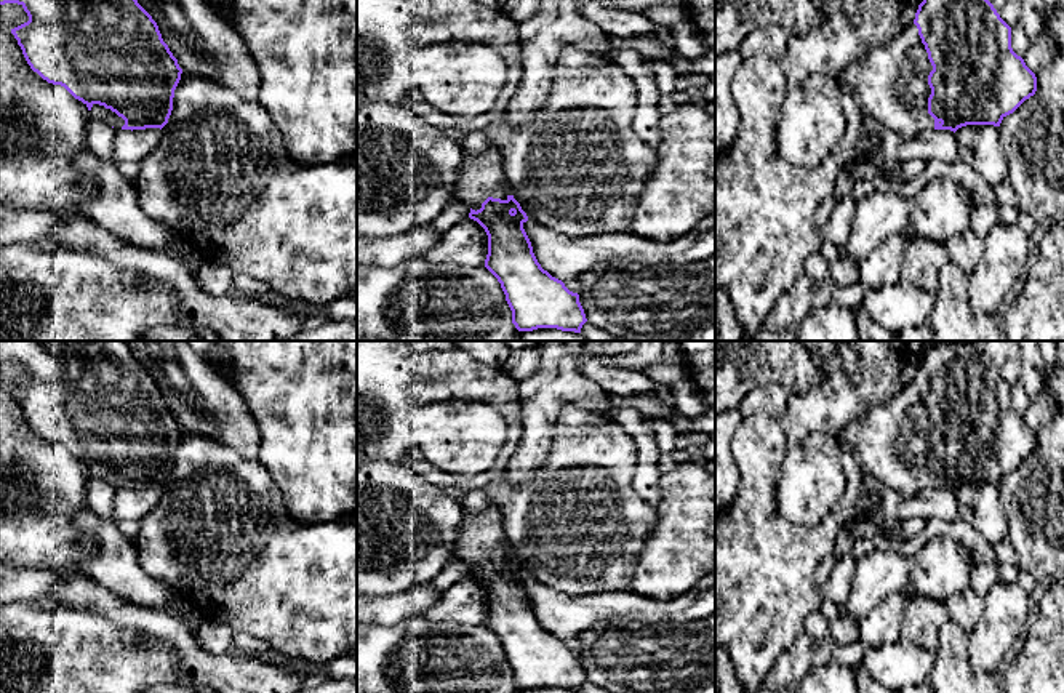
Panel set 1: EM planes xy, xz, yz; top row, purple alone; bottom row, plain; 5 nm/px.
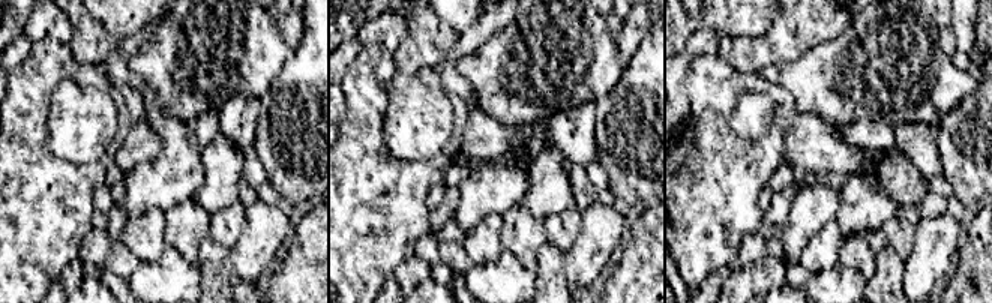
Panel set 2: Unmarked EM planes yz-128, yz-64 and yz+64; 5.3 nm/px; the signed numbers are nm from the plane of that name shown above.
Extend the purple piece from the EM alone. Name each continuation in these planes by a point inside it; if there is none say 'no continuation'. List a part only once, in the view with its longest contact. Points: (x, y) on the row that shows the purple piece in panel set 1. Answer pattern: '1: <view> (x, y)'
1: yz (890, 82)

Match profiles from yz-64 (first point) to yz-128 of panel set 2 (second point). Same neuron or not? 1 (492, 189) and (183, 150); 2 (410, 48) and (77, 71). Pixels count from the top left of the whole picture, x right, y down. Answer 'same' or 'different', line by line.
1: same
2: different

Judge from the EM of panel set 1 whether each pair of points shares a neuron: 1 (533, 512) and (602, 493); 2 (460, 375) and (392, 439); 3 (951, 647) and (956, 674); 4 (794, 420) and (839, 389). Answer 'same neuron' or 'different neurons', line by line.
1: same neuron
2: same neuron
3: same neuron
4: same neuron

